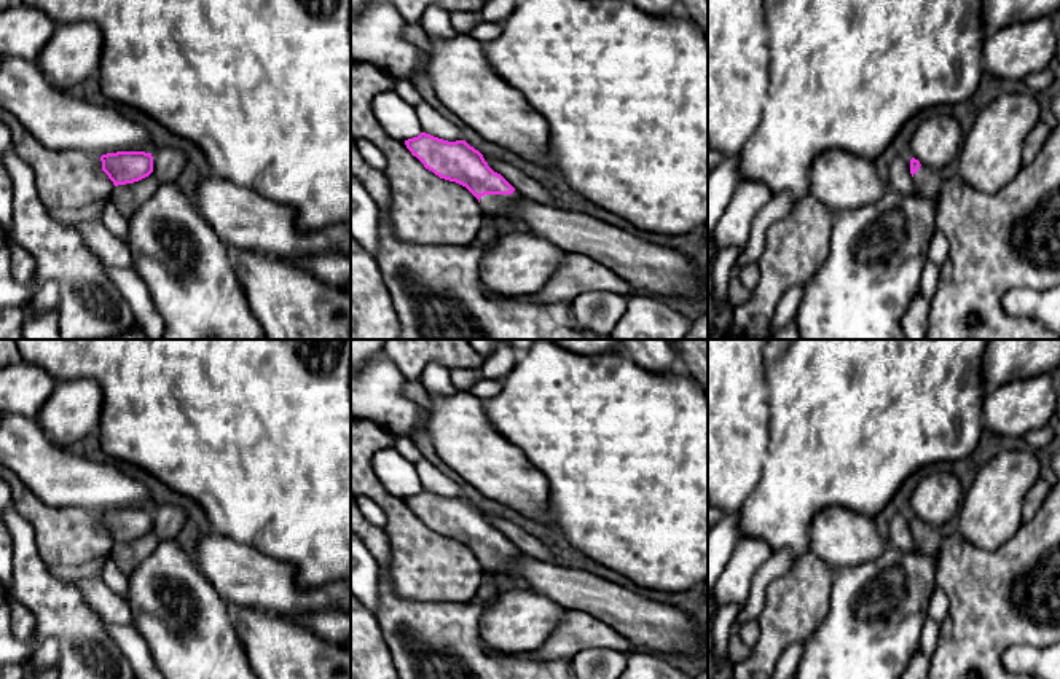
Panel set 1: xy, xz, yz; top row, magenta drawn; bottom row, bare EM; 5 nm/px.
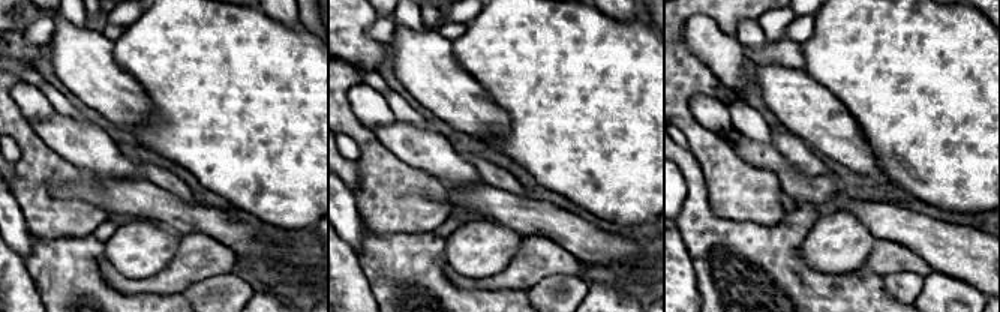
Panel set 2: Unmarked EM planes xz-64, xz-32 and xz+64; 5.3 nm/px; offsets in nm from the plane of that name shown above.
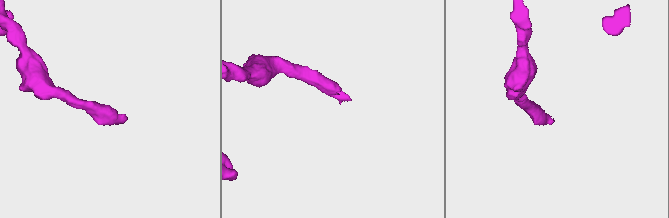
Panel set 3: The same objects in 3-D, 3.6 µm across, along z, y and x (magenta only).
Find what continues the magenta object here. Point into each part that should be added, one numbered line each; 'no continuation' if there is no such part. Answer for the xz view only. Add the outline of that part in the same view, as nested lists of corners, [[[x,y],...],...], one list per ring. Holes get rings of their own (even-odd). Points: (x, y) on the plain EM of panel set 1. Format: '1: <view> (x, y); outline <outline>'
1: xz (490, 560); outline [[[513,548],[512,551],[485,551],[480,555],[480,563],[486,572],[494,572],[520,556],[523,556],[523,553],[518,548]]]

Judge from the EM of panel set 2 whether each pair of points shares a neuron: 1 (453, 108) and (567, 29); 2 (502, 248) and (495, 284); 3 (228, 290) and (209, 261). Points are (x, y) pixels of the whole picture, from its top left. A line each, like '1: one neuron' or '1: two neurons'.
1: two neurons
2: two neurons
3: two neurons

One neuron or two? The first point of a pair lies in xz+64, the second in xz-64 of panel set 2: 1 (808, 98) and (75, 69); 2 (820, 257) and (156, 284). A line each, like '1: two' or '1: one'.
1: one
2: two

